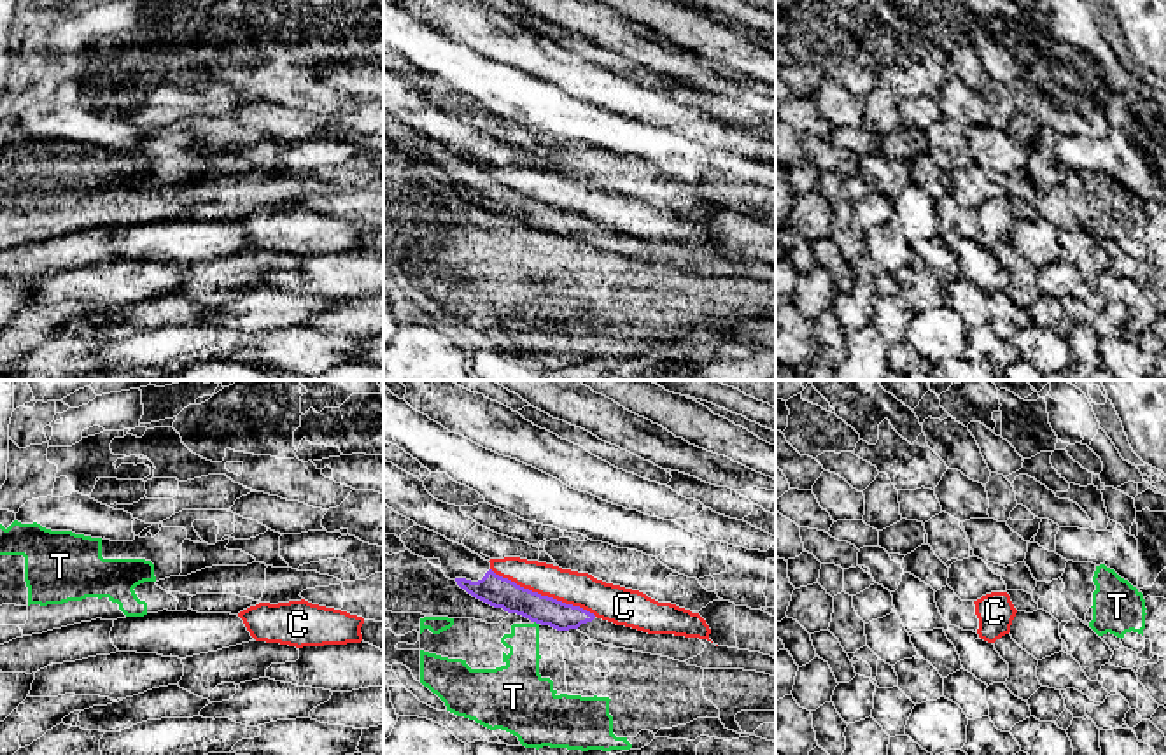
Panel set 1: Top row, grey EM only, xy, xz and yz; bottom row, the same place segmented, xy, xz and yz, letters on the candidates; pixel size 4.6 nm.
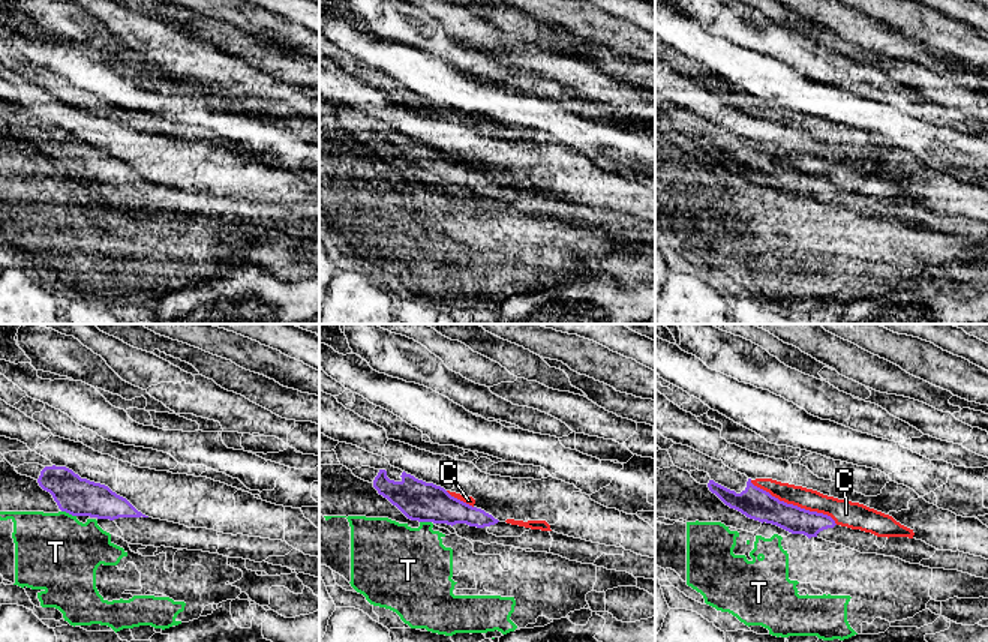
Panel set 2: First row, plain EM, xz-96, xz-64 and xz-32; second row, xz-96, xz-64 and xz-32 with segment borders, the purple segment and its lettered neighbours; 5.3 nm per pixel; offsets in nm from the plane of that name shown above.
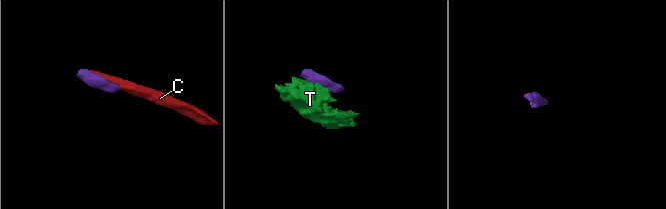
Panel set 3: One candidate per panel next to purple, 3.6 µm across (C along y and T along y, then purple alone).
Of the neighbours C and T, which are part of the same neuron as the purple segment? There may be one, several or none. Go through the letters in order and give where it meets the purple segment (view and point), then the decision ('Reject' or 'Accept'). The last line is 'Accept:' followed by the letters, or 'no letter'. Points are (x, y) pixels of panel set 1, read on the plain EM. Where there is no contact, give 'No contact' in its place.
C: Touches purple at xz (543, 204). Reject
T: Touches purple at xz (536, 230). Reject
Accept: no letter

